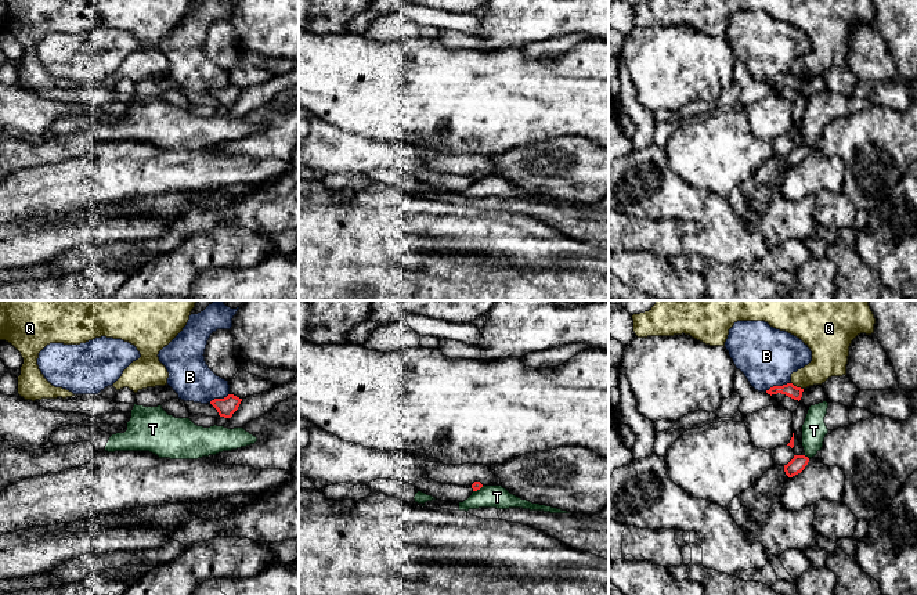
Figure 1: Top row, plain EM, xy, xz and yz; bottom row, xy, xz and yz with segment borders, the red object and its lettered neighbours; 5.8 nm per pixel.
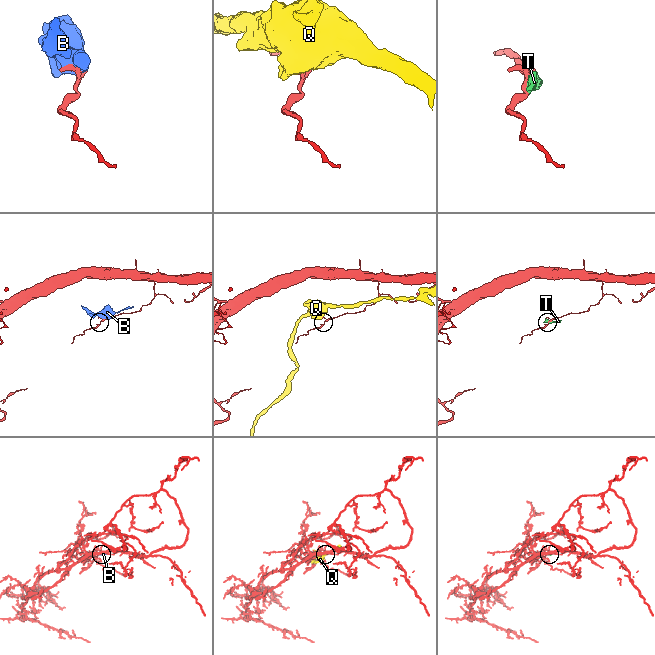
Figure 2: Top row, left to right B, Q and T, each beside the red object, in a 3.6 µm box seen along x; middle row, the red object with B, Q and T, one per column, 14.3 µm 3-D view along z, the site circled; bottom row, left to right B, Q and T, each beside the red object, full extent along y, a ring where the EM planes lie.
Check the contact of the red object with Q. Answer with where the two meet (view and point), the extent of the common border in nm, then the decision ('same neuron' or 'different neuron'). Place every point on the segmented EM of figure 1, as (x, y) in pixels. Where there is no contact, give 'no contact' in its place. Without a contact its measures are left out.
meets red in yz at (795, 386); contact 80 nm long; different neuron

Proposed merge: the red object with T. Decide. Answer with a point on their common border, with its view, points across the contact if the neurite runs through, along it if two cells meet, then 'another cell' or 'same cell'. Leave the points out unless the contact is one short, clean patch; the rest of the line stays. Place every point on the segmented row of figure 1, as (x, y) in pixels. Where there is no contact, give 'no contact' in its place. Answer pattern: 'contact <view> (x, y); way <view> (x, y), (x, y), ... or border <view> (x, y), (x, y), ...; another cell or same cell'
contact yz (807, 457); border yz (804, 455), (808, 458); another cell

